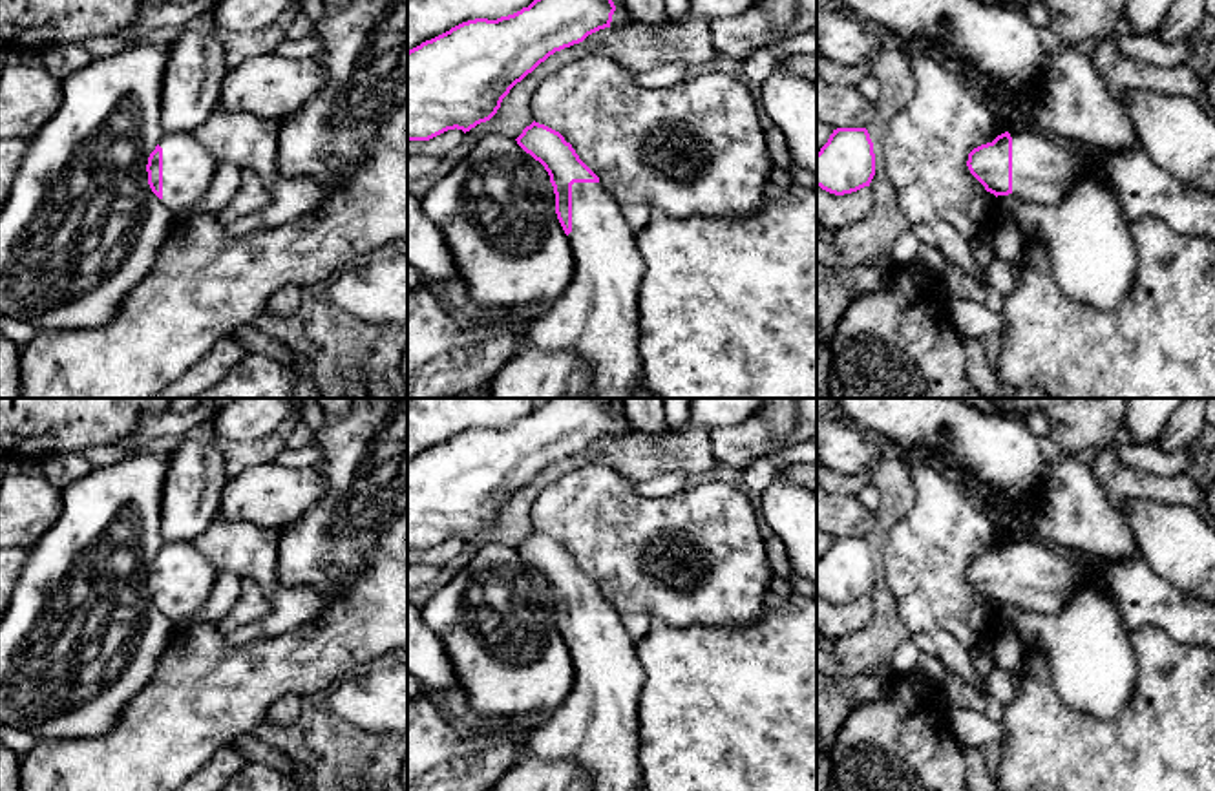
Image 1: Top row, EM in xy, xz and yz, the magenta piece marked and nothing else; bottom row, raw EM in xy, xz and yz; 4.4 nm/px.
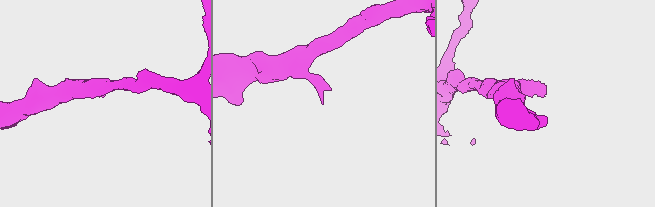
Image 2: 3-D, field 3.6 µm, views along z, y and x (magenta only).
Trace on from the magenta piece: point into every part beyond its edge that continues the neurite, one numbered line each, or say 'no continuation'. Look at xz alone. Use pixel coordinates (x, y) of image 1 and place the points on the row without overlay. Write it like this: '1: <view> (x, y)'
1: xz (598, 724)

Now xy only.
1: xy (189, 578)

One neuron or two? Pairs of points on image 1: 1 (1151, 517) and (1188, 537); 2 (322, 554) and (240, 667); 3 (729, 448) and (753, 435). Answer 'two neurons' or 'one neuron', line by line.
1: one neuron
2: one neuron
3: one neuron

